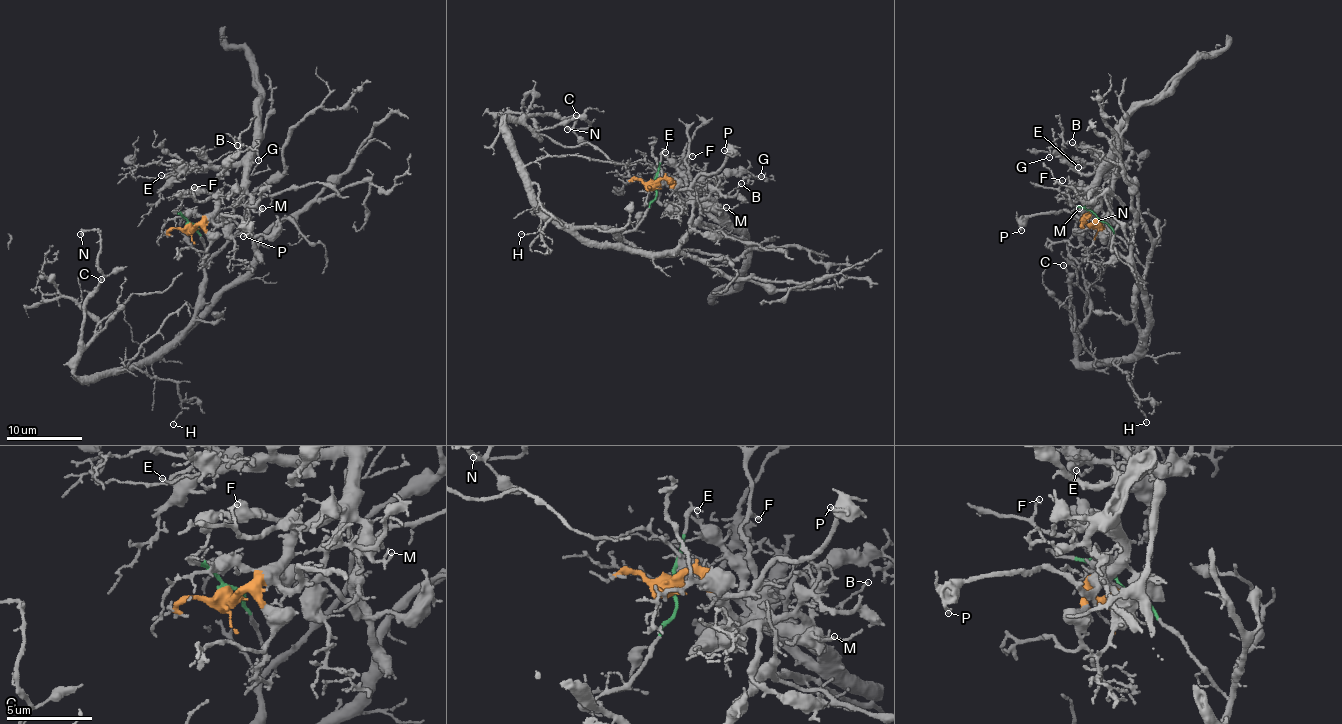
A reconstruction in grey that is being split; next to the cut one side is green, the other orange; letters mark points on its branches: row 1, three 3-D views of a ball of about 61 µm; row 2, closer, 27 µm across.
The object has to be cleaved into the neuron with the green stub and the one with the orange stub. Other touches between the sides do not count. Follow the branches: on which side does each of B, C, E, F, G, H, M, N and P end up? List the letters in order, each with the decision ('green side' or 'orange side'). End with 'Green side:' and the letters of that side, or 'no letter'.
B: orange side
C: green side
E: orange side
F: orange side
G: orange side
H: green side
M: orange side
N: green side
P: orange side
Green side: C, H, N

